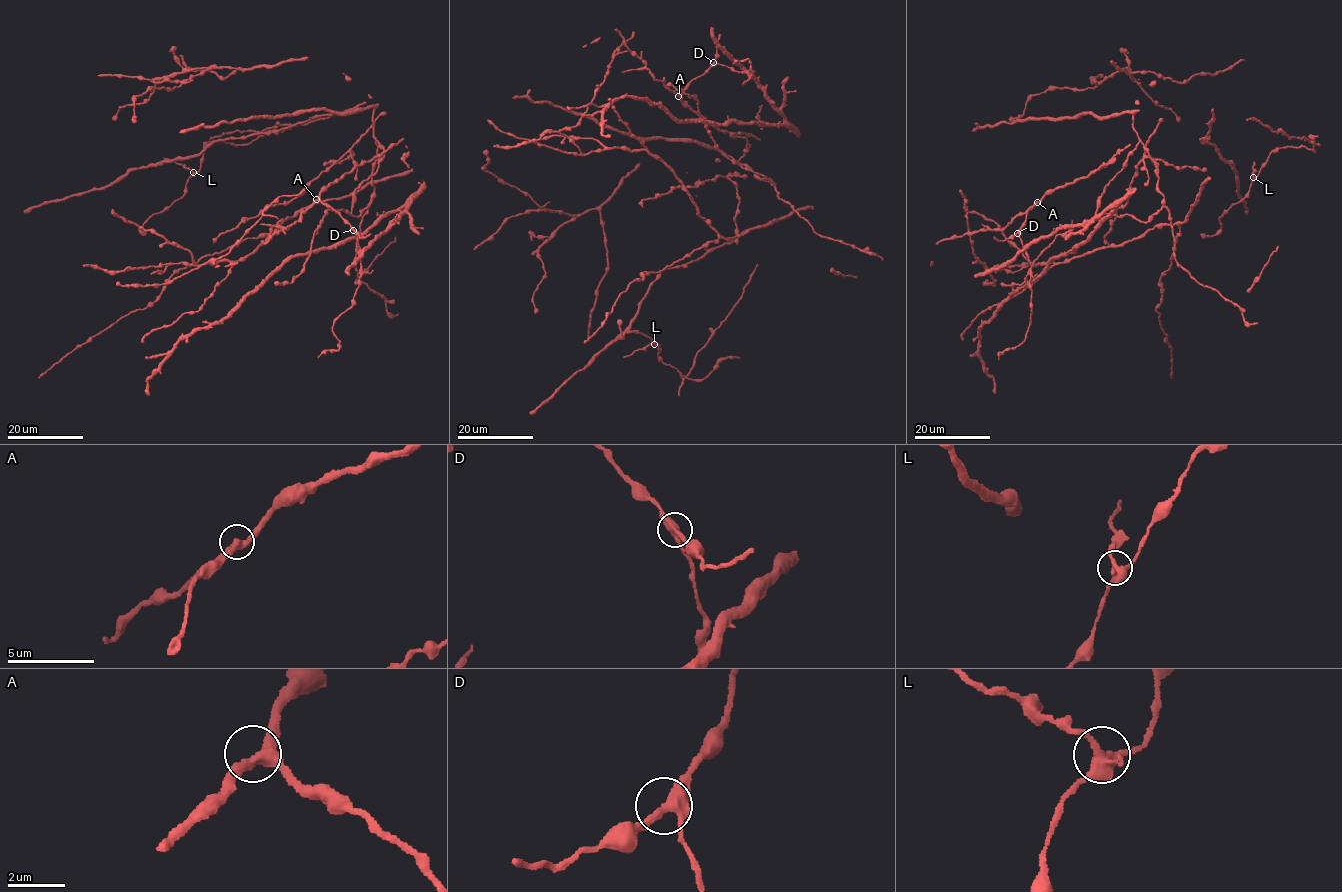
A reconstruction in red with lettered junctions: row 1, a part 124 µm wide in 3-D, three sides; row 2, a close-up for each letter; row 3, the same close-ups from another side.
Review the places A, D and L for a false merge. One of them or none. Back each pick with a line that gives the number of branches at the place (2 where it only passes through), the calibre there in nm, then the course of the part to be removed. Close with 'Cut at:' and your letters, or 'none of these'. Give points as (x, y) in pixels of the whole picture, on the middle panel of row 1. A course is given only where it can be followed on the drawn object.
L: Branches: 3. Thickness 360 nm. Course of the part to remove: (653, 344), (623, 356)
Cut at: L

